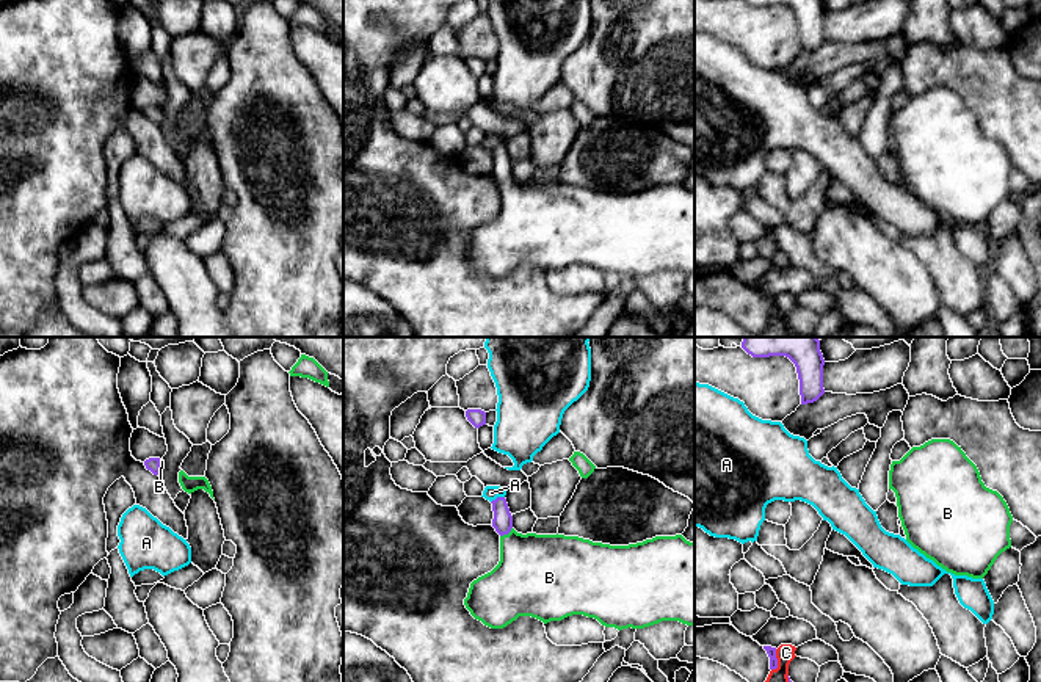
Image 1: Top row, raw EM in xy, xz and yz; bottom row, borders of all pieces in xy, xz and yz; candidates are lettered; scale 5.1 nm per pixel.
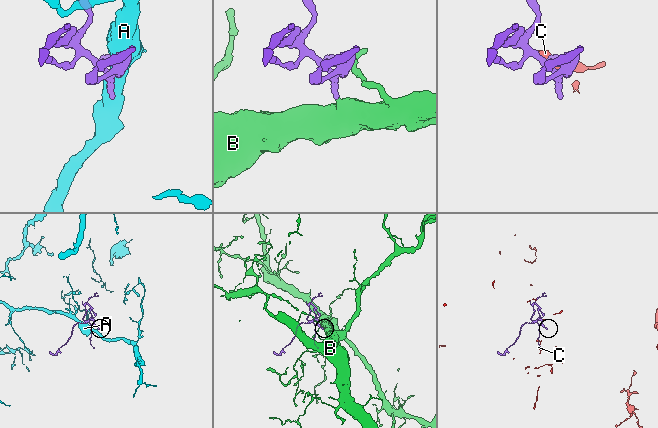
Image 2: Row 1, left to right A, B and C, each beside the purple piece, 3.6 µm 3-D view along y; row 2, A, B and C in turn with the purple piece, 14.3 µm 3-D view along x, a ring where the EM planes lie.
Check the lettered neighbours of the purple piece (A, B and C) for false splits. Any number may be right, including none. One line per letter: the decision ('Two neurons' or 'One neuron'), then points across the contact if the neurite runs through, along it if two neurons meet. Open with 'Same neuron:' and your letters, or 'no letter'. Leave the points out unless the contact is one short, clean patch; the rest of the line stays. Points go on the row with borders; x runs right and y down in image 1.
Same neuron: B
A: Two neurons. Boundary: xz (504, 496), (491, 502)
B: One neuron. Path across: xz (502, 522), (507, 533), (535, 573)
C: Two neurons

